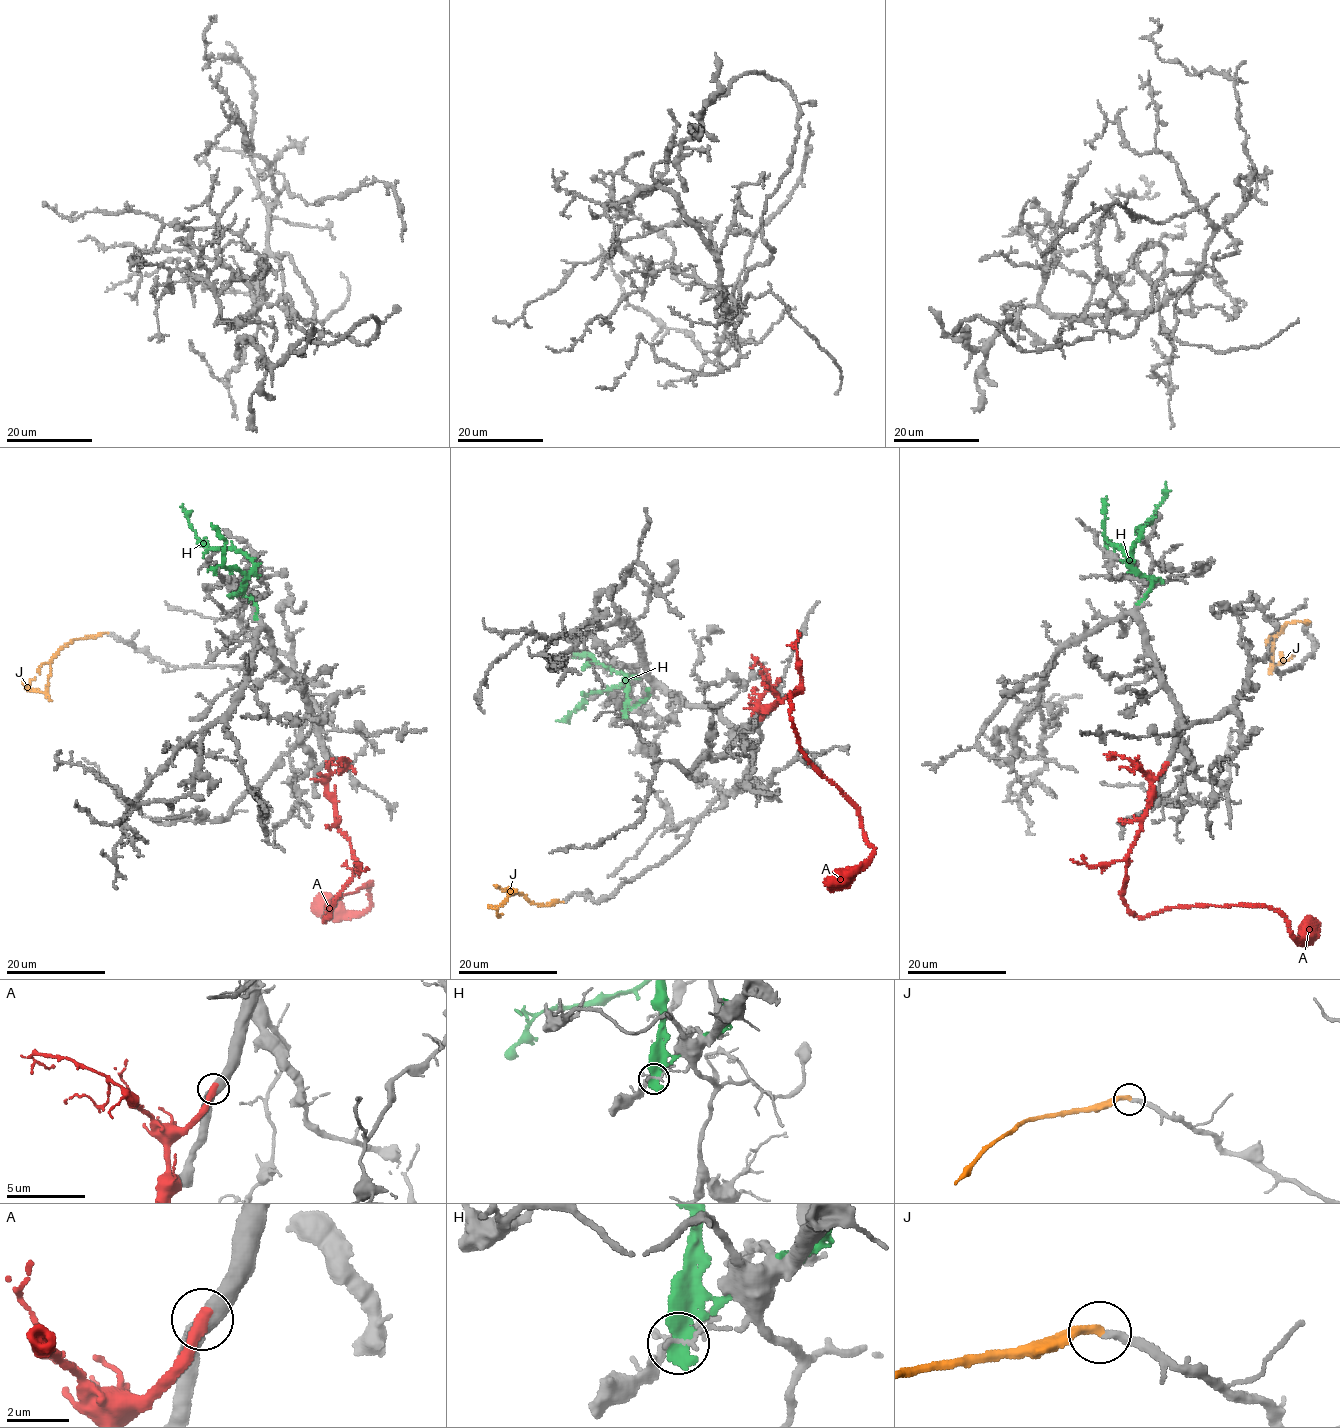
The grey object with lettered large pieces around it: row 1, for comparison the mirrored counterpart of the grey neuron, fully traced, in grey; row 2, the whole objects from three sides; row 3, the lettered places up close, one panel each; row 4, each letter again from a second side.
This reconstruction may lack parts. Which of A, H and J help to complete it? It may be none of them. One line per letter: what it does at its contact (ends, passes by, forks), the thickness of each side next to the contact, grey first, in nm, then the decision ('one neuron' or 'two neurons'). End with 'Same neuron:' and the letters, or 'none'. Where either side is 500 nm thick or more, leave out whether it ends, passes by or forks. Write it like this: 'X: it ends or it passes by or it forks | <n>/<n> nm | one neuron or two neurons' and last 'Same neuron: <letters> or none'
A: 500/440 nm | one neuron
H: 150/550 nm | two neurons
J: it ends | 260/300 nm | one neuron
Same neuron: A, J

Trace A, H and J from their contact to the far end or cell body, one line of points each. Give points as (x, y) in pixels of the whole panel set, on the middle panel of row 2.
A: (760, 718), (803, 689), (790, 714), (801, 751), (855, 807), (873, 849), (824, 882)
H: (624, 714), (626, 675), (628, 678), (616, 686), (590, 691), (566, 717), (560, 721), (557, 719)
J: (561, 901), (534, 904), (518, 894), (511, 893), (509, 888), (511, 892), (497, 913), (499, 917), (502, 913)

